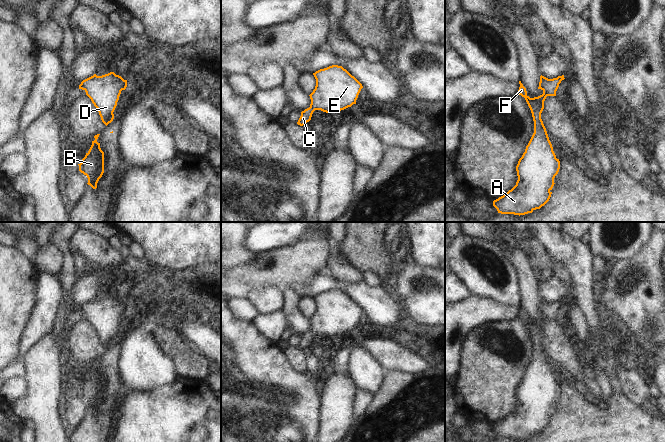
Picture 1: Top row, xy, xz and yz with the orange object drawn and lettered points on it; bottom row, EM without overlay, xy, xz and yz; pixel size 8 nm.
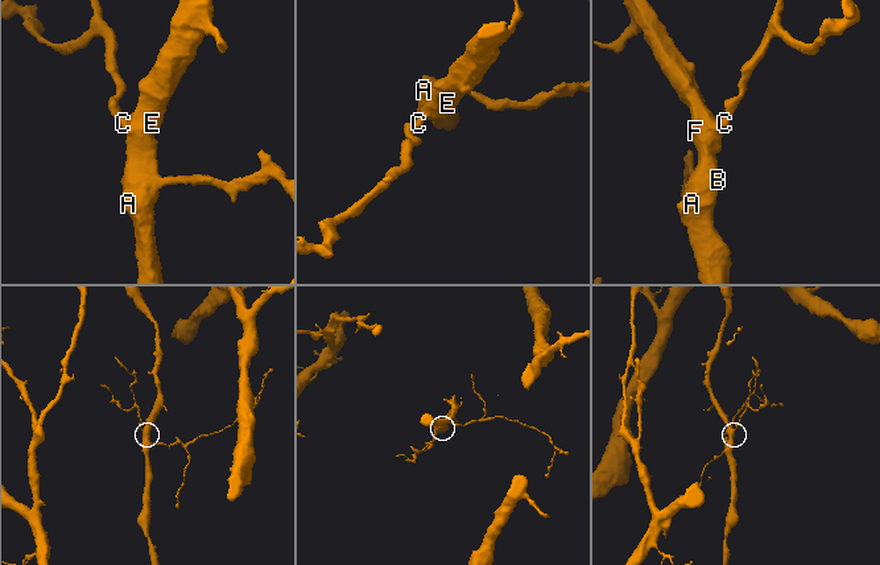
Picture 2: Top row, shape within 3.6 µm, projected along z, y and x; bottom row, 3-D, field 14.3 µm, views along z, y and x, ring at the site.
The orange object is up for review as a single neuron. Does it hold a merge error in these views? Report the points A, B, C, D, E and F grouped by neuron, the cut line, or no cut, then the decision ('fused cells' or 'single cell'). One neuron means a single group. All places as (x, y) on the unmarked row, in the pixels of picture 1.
A B C D E F | no cut | single cell

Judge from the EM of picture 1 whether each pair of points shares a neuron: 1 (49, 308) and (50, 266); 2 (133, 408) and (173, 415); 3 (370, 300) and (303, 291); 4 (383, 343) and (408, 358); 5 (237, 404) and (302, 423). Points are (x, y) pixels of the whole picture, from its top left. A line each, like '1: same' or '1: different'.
1: different
2: same
3: same
4: same
5: same

